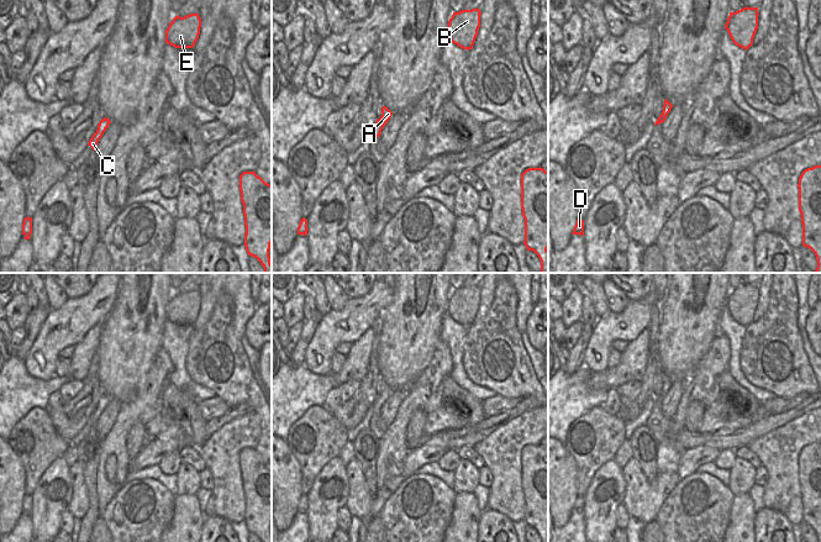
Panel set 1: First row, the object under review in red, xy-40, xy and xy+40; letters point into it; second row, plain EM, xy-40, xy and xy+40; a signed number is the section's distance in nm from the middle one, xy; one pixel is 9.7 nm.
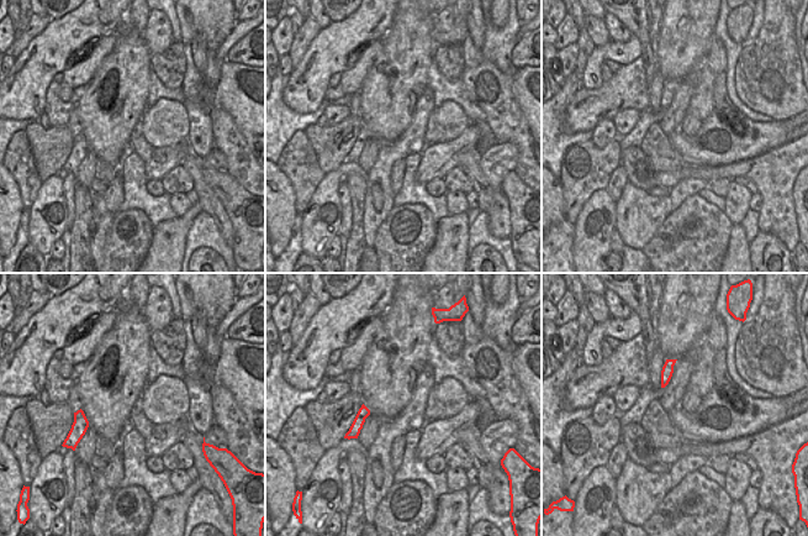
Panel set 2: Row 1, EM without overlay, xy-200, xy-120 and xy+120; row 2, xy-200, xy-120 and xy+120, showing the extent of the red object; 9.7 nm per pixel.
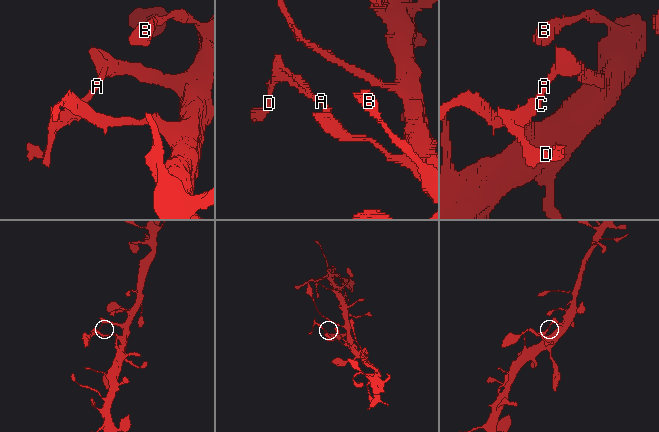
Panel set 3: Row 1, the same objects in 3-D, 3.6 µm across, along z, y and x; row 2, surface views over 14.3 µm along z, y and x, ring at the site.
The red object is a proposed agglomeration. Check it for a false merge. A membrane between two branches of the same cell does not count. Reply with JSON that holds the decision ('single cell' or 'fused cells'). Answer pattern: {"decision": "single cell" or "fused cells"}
{"decision": "fused cells"}

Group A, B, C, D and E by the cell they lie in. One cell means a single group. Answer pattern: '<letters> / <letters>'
A B E / C D

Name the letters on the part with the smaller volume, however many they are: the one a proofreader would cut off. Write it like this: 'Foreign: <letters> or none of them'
Foreign: C, D

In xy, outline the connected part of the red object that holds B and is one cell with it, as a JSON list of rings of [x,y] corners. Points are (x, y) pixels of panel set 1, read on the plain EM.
[[[480,286],[453,289],[448,298],[446,314],[463,326],[472,326],[480,304]]]

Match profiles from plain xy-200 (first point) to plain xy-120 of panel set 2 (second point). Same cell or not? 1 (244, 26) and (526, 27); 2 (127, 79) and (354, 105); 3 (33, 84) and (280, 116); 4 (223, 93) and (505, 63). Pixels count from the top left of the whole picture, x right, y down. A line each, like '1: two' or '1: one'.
1: one
2: two
3: two
4: two

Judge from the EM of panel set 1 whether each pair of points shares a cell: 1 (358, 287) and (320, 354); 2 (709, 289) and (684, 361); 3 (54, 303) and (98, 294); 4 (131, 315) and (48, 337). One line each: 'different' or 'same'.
1: different
2: same
3: different
4: different

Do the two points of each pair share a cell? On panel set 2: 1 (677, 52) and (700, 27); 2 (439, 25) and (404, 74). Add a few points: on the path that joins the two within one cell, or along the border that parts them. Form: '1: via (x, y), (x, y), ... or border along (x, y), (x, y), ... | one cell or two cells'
1: via (681, 46), (693, 33) | one cell
2: border along (437, 12), (432, 30) | two cells

